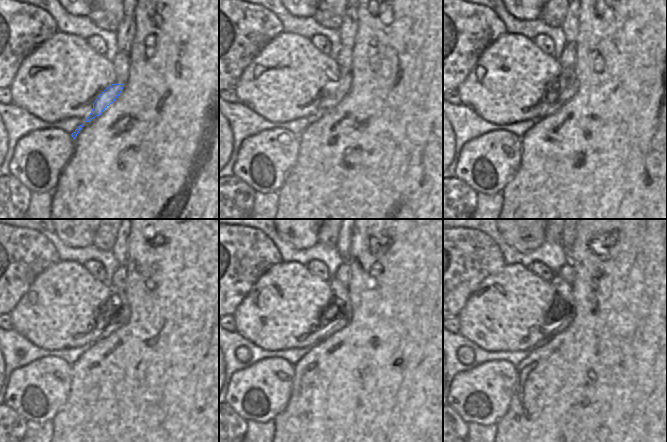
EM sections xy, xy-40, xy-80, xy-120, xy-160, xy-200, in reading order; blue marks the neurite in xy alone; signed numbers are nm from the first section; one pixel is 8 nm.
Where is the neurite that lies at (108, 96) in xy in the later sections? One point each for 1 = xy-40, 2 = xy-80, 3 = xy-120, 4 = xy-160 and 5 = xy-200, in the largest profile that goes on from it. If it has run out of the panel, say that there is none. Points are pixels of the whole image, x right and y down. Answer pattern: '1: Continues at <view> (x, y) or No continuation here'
1: Continues at xy-40 (334, 95)
2: Continues at xy-80 (566, 82)
3: Continues at xy-120 (118, 297)
4: Continues at xy-160 (339, 293)
5: Continues at xy-200 (562, 289)

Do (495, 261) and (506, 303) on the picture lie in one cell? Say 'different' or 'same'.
different

